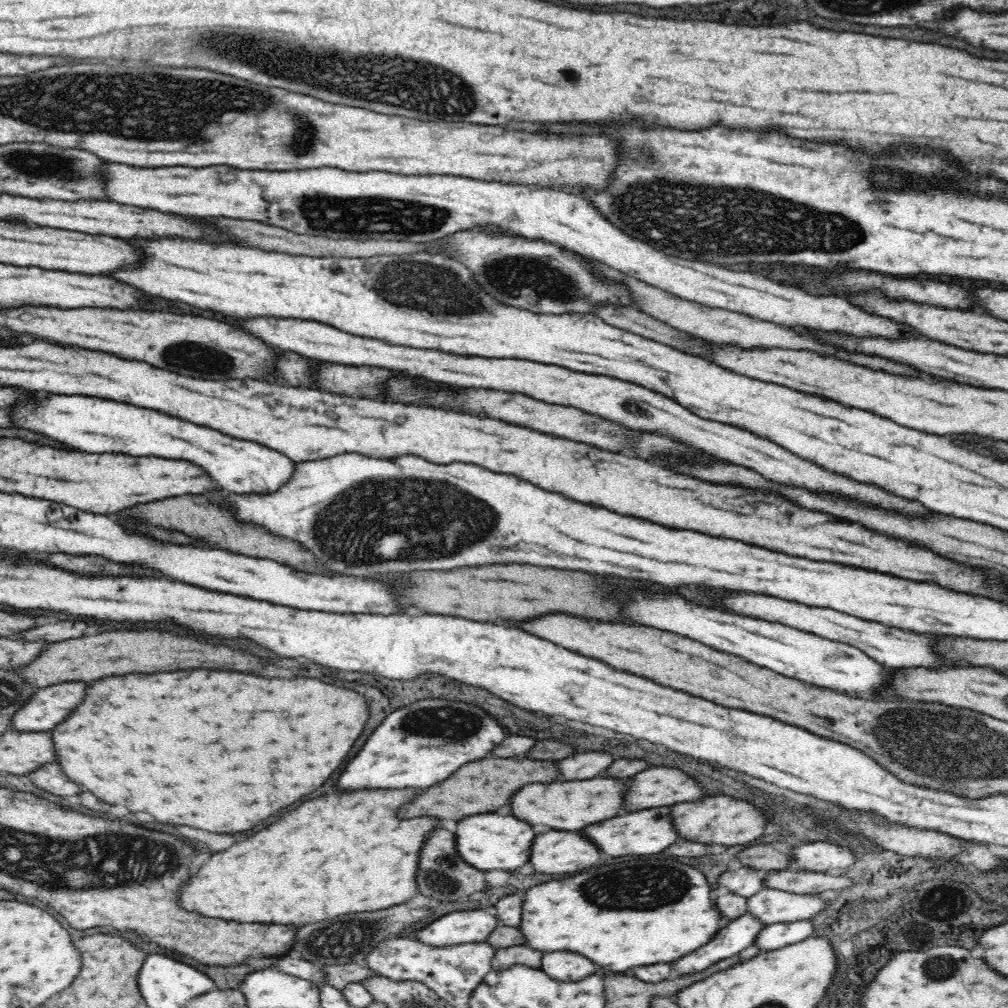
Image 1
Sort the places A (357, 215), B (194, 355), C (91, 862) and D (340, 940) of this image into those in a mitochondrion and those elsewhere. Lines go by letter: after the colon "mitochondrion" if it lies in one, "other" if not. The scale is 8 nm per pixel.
A: mitochondrion
B: mitochondrion
C: mitochondrion
D: mitochondrion

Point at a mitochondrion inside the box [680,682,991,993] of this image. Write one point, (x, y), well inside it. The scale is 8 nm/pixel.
(941, 965)

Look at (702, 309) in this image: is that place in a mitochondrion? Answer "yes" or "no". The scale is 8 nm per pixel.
no

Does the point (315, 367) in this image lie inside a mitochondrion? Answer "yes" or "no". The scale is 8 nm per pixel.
no

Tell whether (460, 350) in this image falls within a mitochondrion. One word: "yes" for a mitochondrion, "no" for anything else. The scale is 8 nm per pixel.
no

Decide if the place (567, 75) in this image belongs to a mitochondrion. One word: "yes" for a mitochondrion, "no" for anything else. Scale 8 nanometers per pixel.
yes

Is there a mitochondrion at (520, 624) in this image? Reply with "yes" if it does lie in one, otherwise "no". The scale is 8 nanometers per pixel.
no

